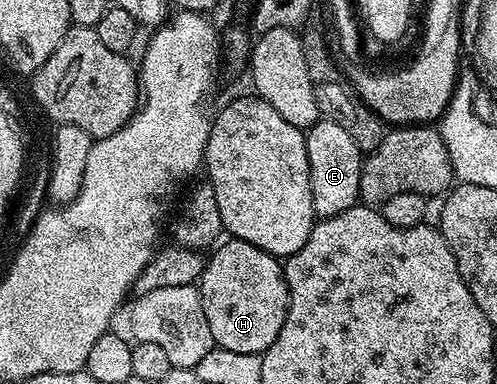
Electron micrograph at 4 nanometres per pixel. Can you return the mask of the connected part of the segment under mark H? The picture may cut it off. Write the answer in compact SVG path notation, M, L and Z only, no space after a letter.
M235 240L217 245L211 254L200 273L198 289L213 343L230 352L263 354L278 340L288 311L288 285L281 259L254 244Z

